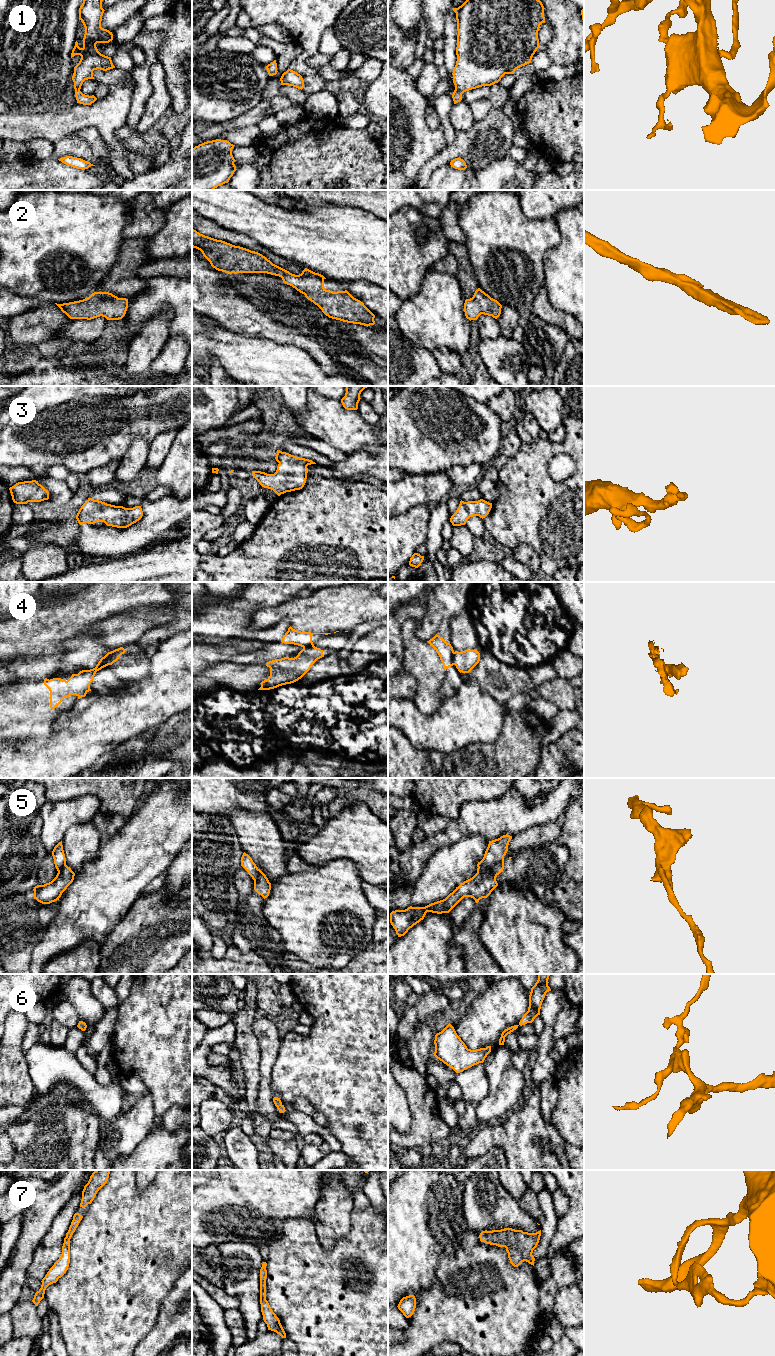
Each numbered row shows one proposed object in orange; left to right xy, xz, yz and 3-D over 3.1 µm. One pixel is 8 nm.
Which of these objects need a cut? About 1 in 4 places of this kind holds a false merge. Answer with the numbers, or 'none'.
4, 5

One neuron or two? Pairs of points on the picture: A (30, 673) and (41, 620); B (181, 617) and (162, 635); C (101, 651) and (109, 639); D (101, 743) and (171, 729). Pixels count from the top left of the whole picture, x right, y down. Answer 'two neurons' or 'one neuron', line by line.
A: one neuron
B: one neuron
C: two neurons
D: two neurons

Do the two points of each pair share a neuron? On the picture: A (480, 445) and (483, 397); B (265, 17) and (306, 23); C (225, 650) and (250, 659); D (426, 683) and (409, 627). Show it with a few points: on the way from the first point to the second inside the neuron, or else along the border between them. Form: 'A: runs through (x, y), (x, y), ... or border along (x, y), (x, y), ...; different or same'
A: border along (465, 396), (485, 404); different
B: runs through (275, 17), (296, 17); same
C: border along (249, 649), (235, 653), (228, 660); different
D: runs through (426, 669), (411, 641); same

